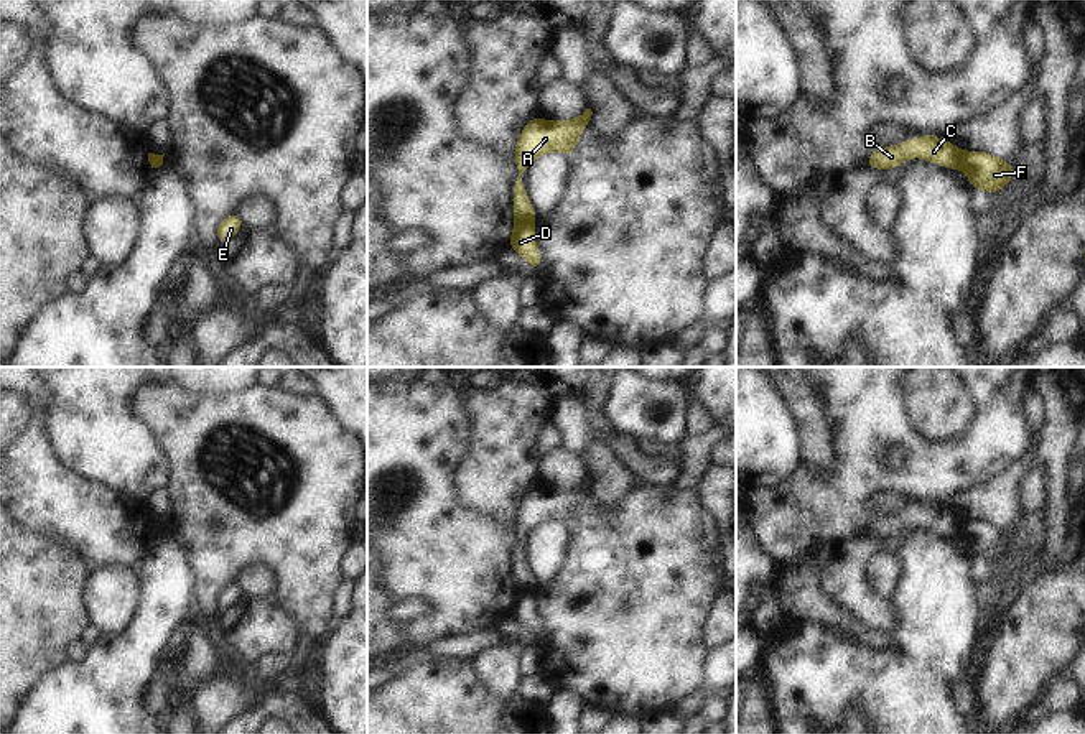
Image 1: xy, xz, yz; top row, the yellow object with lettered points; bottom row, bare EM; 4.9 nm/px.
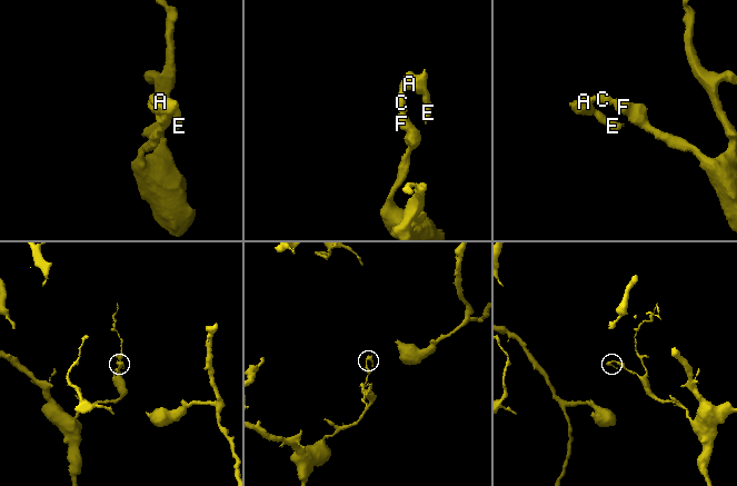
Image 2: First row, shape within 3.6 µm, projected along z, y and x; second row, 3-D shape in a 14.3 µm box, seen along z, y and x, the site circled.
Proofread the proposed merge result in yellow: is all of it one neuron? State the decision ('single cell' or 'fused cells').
fused cells

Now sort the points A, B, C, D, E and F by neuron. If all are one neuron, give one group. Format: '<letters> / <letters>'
A B C E / D F

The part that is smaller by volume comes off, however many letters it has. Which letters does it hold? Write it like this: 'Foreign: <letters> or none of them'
Foreign: A, B, C, E

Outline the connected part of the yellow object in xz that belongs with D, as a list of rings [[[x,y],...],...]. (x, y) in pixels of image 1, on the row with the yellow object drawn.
[[[517,224],[512,229],[509,247],[529,262],[535,268],[535,273],[542,268],[542,258],[537,250],[535,230],[532,224]]]

